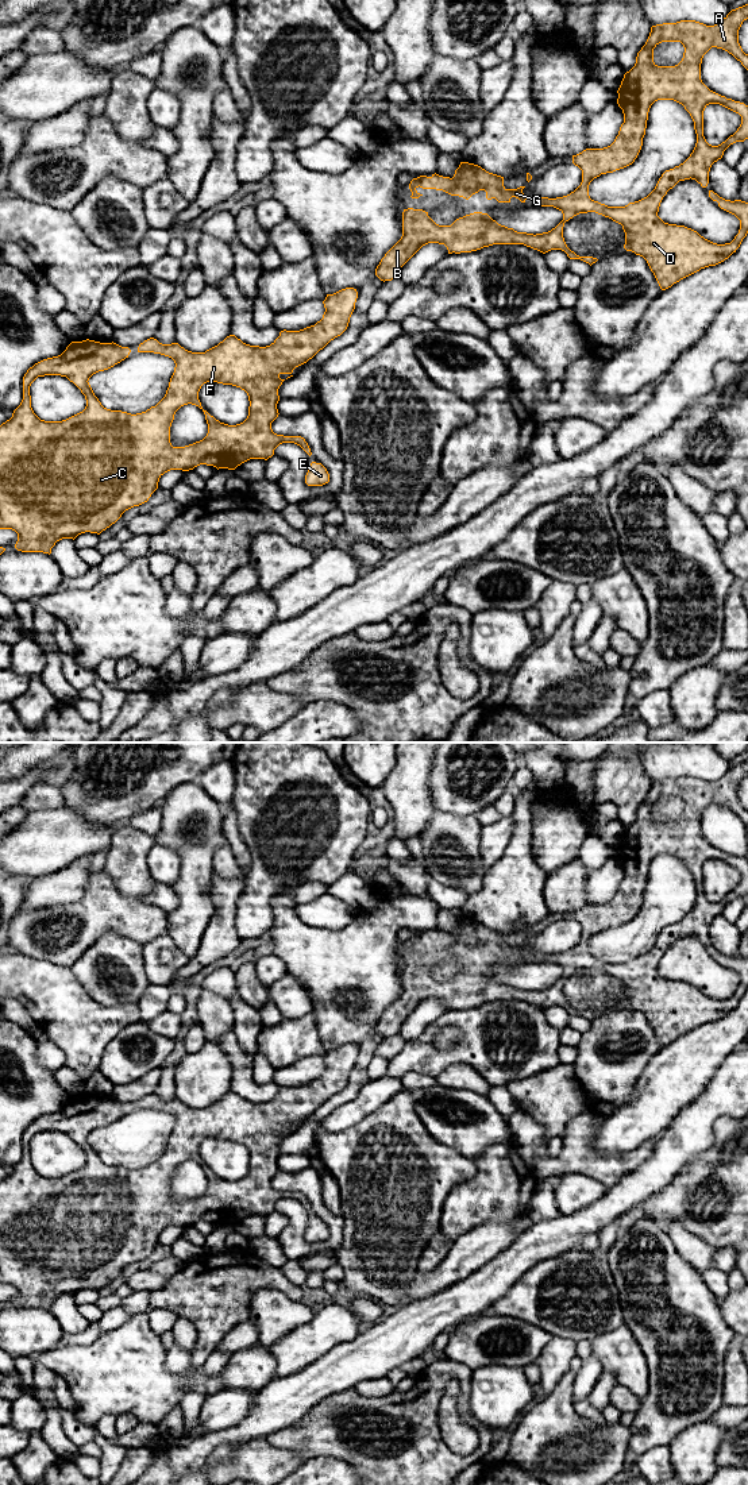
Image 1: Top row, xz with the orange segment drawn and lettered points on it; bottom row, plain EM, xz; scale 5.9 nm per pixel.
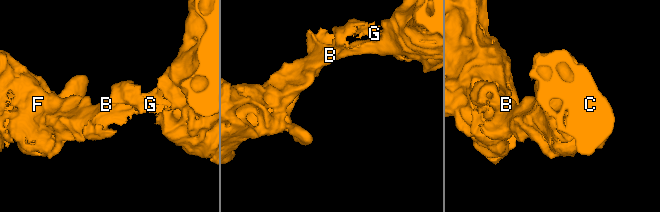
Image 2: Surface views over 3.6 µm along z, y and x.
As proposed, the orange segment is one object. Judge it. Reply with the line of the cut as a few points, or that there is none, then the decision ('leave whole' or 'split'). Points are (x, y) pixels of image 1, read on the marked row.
no cut; leave whole

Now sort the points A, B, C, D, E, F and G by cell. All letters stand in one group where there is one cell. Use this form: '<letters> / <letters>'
A B C D E F G

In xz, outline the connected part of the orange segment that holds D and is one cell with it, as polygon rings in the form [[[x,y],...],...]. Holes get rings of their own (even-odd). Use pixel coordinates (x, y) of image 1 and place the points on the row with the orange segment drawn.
[[[748,4],[732,9],[714,26],[680,20],[651,27],[635,66],[624,74],[617,90],[624,123],[614,142],[604,148],[586,148],[572,155],[572,163],[582,170],[582,182],[574,192],[556,198],[540,197],[532,202],[532,207],[554,207],[563,213],[563,220],[555,228],[536,235],[517,232],[482,212],[459,217],[451,225],[439,225],[428,212],[408,208],[402,212],[402,236],[381,259],[375,275],[383,282],[398,278],[402,266],[428,243],[444,244],[448,254],[471,252],[493,244],[524,244],[543,254],[562,250],[570,259],[581,259],[591,266],[598,259],[577,255],[563,238],[564,223],[587,212],[622,225],[624,248],[647,261],[662,290],[728,259],[748,234],[748,202],[725,200],[709,190],[709,197],[721,209],[740,220],[739,234],[725,244],[713,243],[685,225],[664,223],[658,212],[663,197],[679,181],[691,178],[706,188],[712,165],[722,158],[730,144],[748,139],[748,105],[710,90],[701,80],[702,58],[712,47],[728,51],[748,70],[748,54],[739,43],[739,30],[747,19]],[[662,42],[683,45],[683,58],[678,65],[658,66],[653,62],[653,49]],[[658,100],[674,100],[690,113],[697,134],[693,153],[679,166],[666,170],[655,189],[639,201],[608,207],[591,200],[589,185],[594,178],[624,169],[637,158],[649,108]],[[709,104],[720,104],[741,116],[737,131],[718,146],[709,144],[703,136],[703,111]]]

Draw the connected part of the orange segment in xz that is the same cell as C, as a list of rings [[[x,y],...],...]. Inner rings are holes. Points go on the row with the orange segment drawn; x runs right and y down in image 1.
[[[354,288],[327,294],[323,301],[325,312],[320,321],[300,331],[284,329],[266,347],[246,344],[235,335],[227,336],[205,352],[188,351],[178,343],[162,344],[154,338],[144,340],[138,352],[169,356],[176,367],[165,397],[155,406],[136,414],[104,408],[88,382],[93,374],[128,358],[128,347],[86,339],[72,342],[61,355],[35,363],[23,377],[20,405],[12,417],[0,425],[0,529],[18,533],[18,551],[50,555],[57,541],[74,540],[85,532],[100,535],[126,510],[147,502],[158,489],[159,478],[170,470],[189,471],[200,464],[235,470],[250,459],[267,460],[282,443],[294,443],[311,456],[304,437],[277,435],[271,429],[271,423],[279,414],[278,389],[285,381],[279,375],[293,377],[296,367],[306,363],[340,336],[348,327],[356,298],[358,292]],[[45,375],[61,375],[73,382],[85,396],[85,409],[62,421],[41,420],[31,408],[30,386],[38,377]],[[207,382],[244,390],[250,401],[247,418],[240,424],[228,425],[204,410],[198,392]],[[188,404],[204,412],[208,433],[193,444],[173,447],[170,427],[174,414]]]

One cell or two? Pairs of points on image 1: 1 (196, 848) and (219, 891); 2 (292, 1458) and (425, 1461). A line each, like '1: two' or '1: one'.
1: two
2: two

